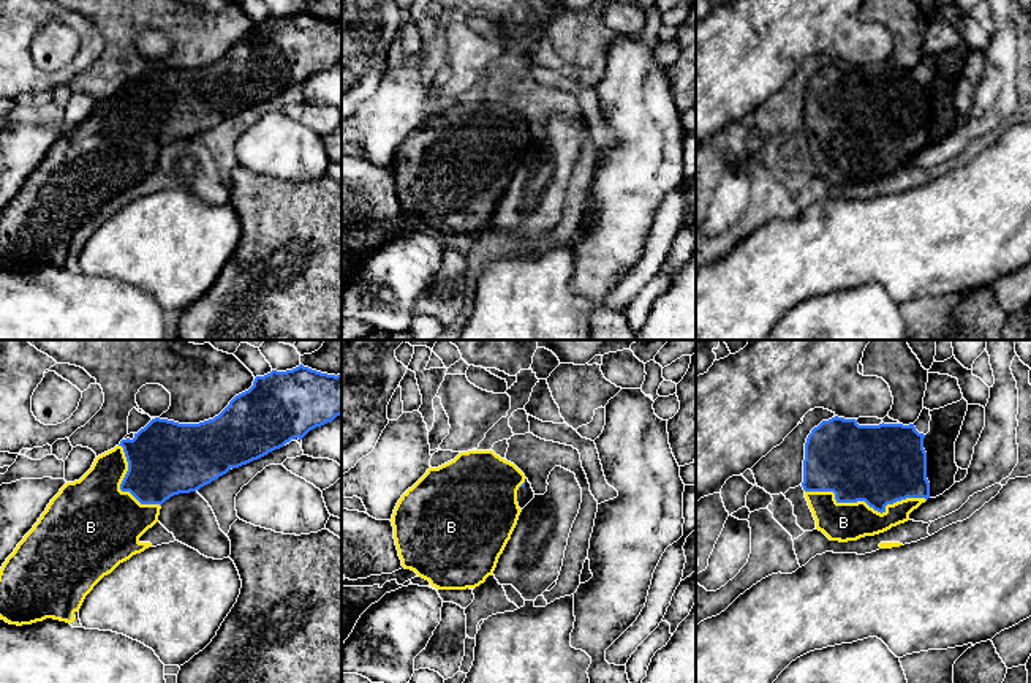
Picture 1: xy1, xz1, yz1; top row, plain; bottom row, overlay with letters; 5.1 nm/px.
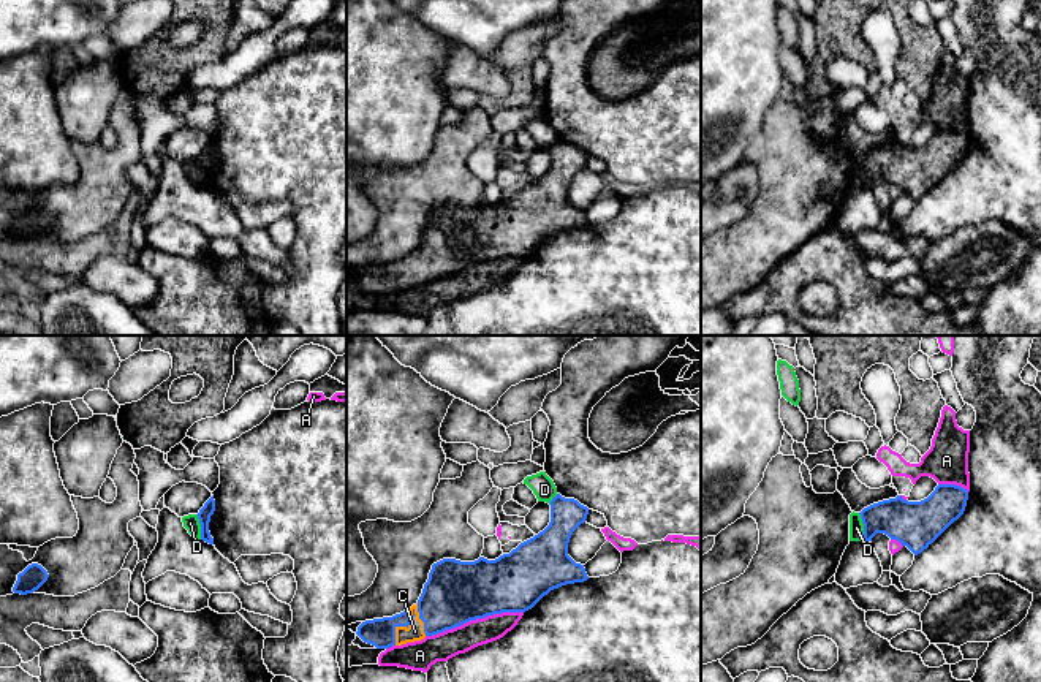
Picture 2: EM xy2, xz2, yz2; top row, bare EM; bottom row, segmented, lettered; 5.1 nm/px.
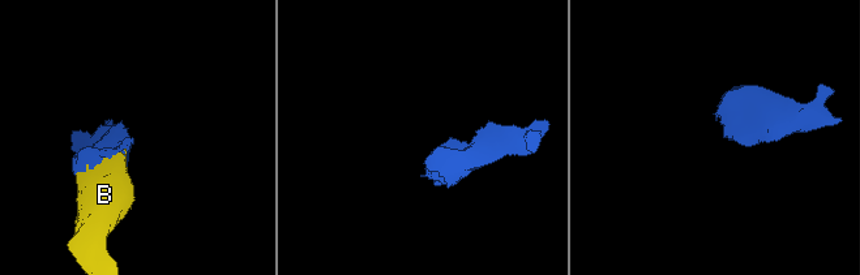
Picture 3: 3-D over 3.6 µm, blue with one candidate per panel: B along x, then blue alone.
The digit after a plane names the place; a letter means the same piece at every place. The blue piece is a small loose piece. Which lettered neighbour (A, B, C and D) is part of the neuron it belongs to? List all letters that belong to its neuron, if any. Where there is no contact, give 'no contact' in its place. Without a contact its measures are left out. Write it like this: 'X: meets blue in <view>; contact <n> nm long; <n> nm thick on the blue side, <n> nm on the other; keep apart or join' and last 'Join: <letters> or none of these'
A: meets blue in xz2; contact 500 nm long; 320 nm thick on the blue side, 140 nm on the other; keep apart
B: meets blue in yz1; contact 600 nm long; 400 nm thick on the blue side, 200 nm on the other; join
C: meets blue in xz2; contact 200 nm long; 140 nm thick on the blue side, 90 nm on the other; join
D: meets blue in yz2; contact 140 nm long; 240 nm thick on the blue side, 80 nm on the other; keep apart
Join: B, C

